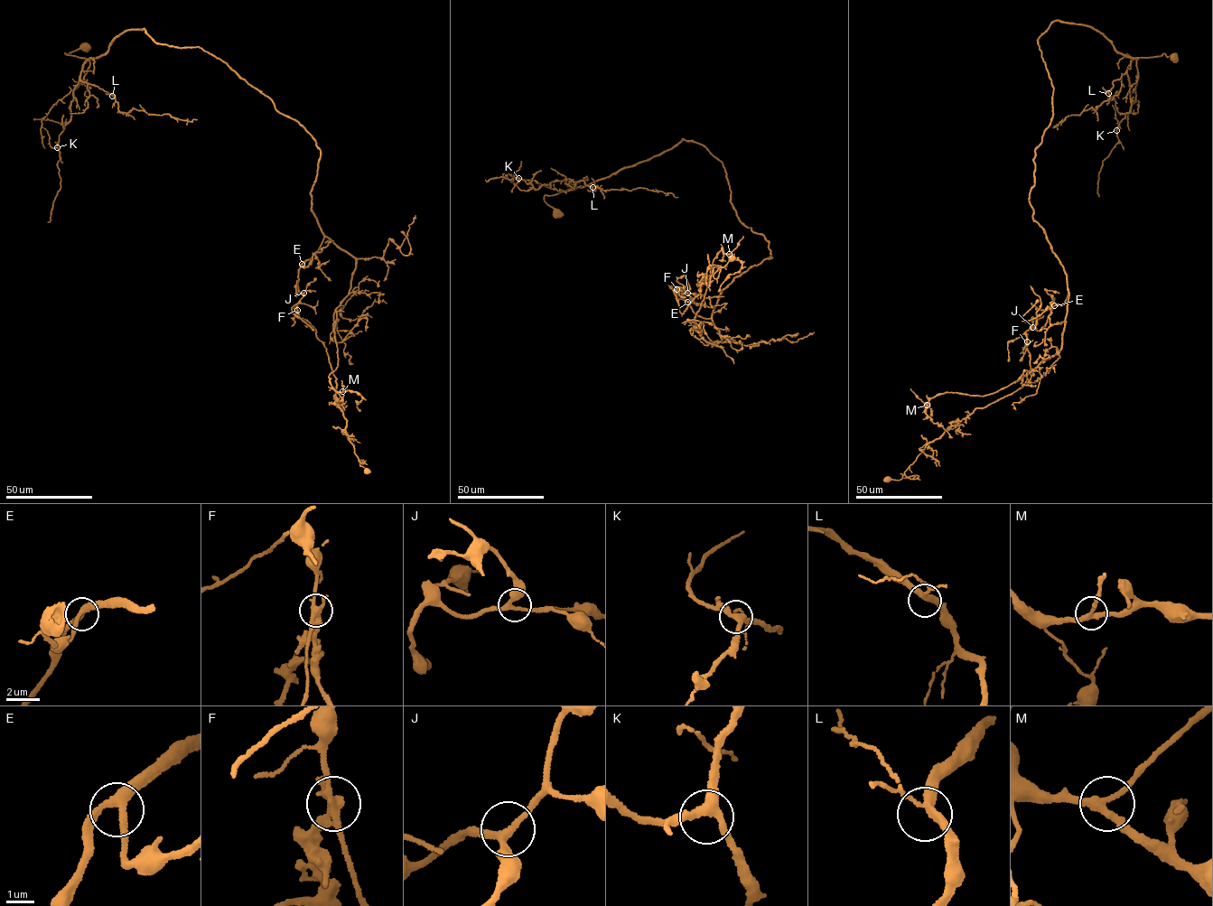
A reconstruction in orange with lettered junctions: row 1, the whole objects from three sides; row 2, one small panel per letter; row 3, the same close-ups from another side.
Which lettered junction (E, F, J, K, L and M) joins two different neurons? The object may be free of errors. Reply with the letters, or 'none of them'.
F

